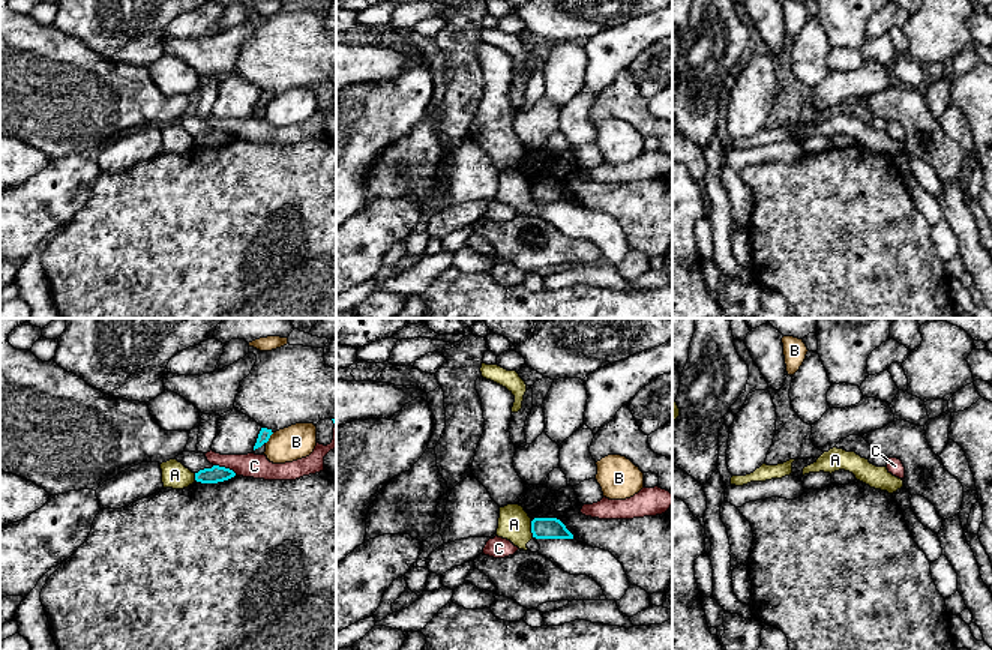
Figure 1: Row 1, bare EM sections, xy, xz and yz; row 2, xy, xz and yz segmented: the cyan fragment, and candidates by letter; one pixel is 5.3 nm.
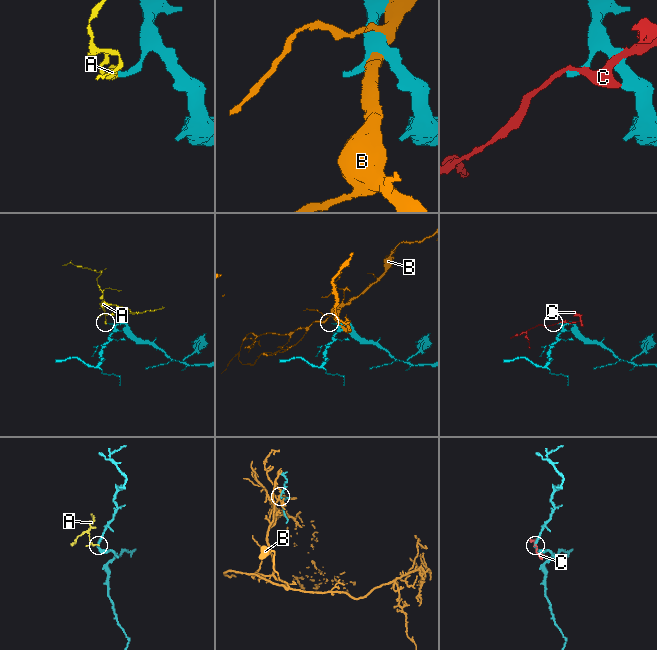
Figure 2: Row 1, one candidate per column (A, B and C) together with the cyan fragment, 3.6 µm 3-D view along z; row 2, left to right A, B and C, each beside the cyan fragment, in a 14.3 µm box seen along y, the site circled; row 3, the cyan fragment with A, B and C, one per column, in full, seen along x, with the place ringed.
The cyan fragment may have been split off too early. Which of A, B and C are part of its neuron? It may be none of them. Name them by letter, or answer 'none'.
none

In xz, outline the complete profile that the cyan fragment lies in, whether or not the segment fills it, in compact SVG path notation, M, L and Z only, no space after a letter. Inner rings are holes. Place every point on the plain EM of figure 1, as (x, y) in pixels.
M534 182L531 197L536 203L573 203L573 198L557 182Z

